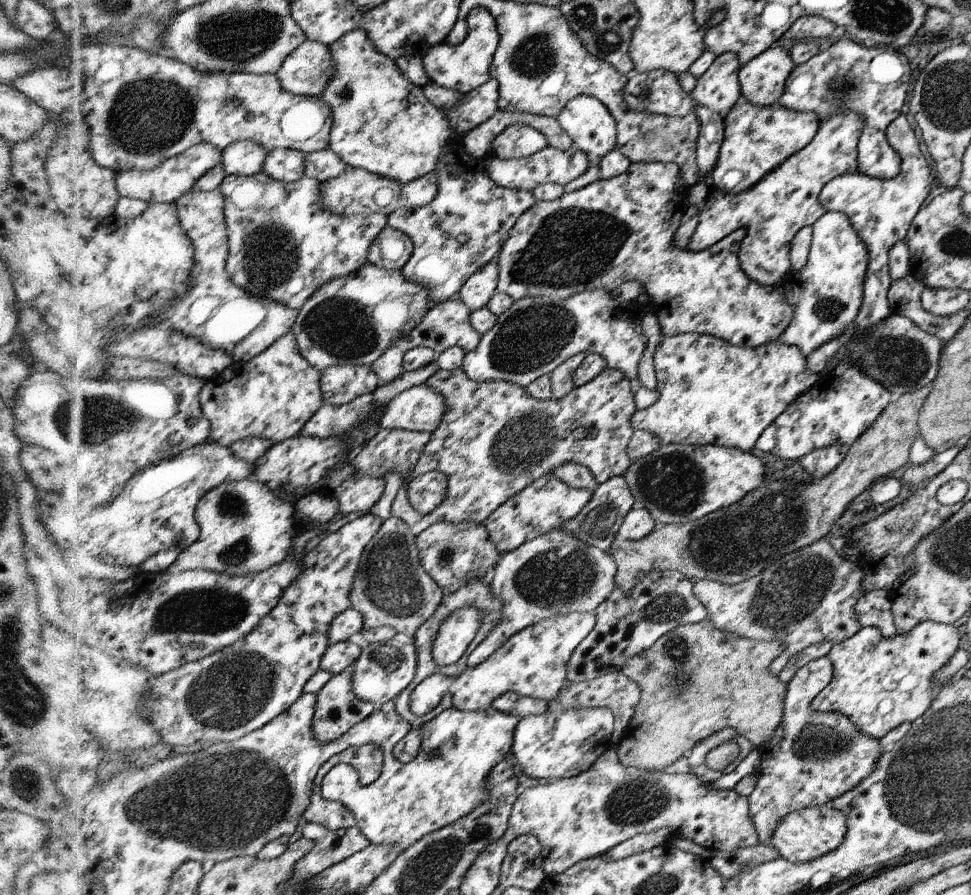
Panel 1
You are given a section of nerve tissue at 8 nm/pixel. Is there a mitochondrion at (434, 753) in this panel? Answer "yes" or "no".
no

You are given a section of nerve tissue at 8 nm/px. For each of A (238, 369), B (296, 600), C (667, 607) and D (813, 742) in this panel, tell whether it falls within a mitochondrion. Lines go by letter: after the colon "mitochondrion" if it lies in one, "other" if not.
A: other
B: other
C: mitochondrion
D: mitochondrion

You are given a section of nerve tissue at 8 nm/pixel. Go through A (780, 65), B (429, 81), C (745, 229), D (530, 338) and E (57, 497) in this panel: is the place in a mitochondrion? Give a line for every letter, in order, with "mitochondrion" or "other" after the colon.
A: other
B: other
C: other
D: mitochondrion
E: other

